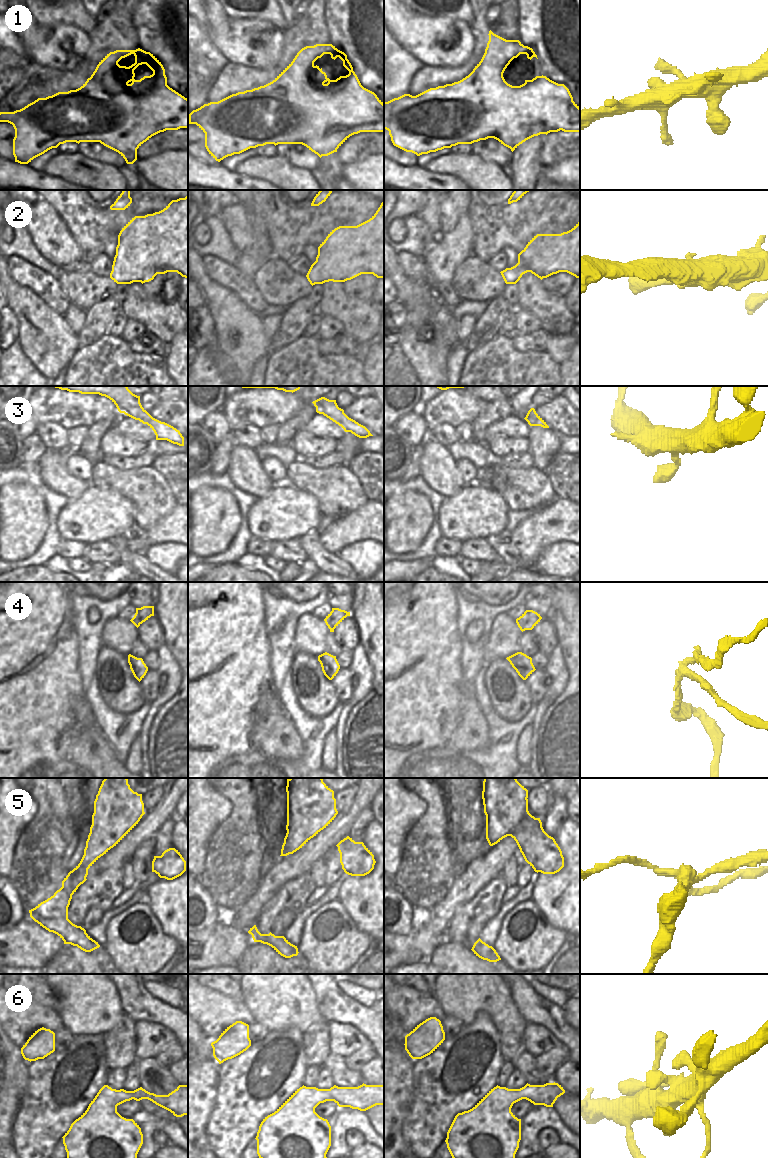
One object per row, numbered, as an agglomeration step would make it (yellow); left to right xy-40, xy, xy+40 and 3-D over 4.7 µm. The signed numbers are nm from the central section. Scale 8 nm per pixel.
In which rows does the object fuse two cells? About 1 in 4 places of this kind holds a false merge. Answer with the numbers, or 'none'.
4, 5

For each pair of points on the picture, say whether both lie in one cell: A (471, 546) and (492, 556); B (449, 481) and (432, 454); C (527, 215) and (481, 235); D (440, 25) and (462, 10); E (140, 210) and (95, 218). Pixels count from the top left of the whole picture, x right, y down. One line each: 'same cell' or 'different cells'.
A: same cell
B: same cell
C: same cell
D: different cells
E: same cell

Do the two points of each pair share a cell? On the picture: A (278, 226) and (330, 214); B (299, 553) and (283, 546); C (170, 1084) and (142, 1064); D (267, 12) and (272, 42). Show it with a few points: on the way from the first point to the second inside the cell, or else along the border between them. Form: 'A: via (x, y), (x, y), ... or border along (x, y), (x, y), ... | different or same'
A: via (291, 226), (307, 226), (317, 222) | same
B: via (295, 553), (287, 550) | same
C: via (163, 1077), (157, 1069), (149, 1067) | same
D: border along (246, 17), (267, 20), (283, 32) | different

